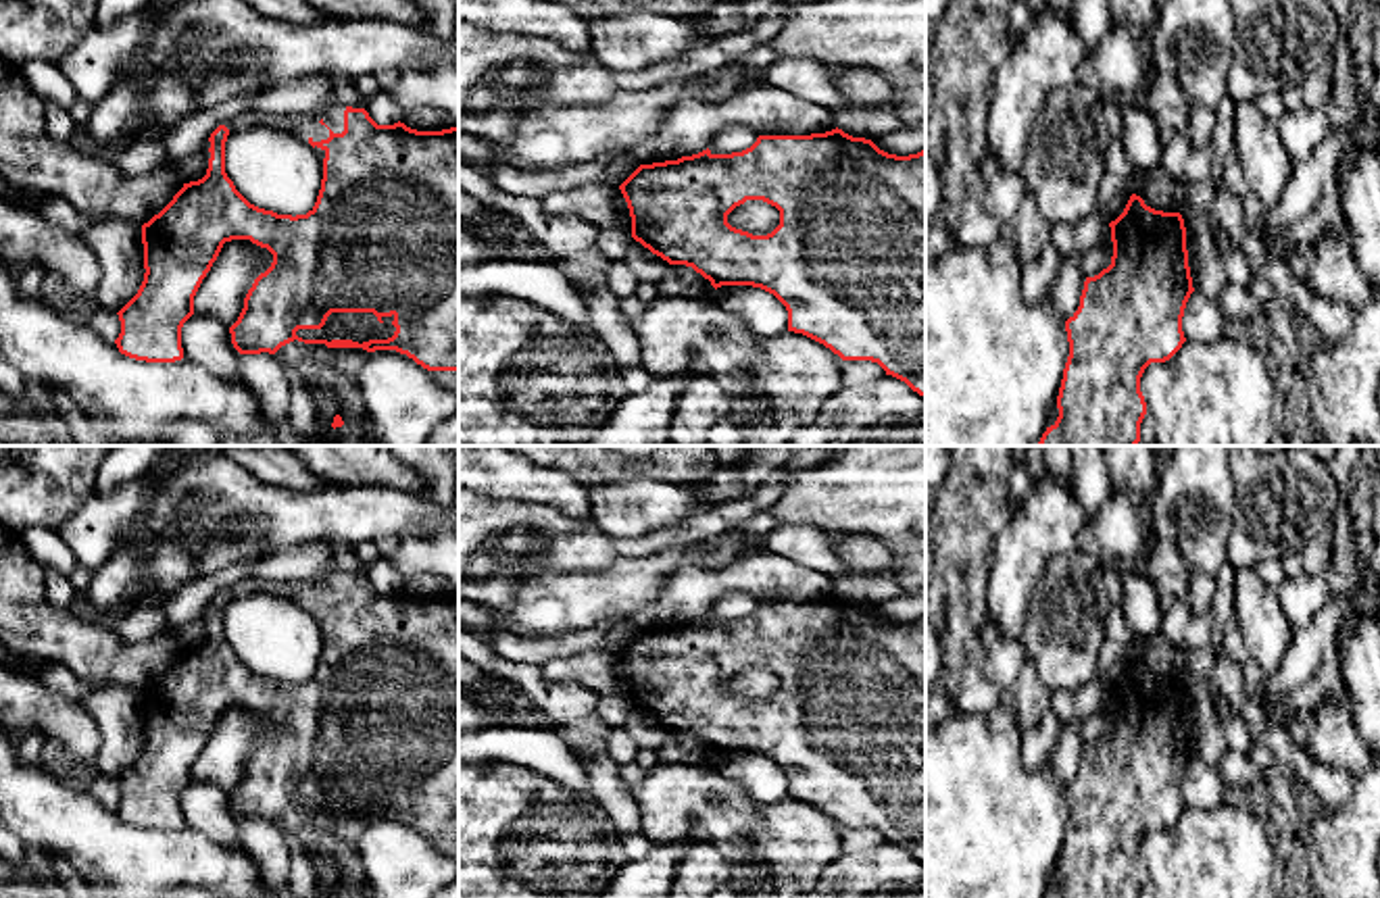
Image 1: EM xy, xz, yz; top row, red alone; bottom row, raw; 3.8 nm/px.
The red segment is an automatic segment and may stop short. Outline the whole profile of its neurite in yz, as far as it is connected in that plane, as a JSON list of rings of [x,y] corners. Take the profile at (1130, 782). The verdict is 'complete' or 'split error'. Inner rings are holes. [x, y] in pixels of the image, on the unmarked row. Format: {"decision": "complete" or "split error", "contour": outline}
{"decision": "complete", "contour": [[[1132,660],[1109,694],[1111,731],[1086,744],[1080,773],[1065,788],[1069,823],[1057,863],[1059,883],[1046,898],[1140,898],[1147,881],[1140,858],[1144,835],[1169,827],[1186,808],[1182,783],[1194,754],[1182,681],[1155,677]]]}

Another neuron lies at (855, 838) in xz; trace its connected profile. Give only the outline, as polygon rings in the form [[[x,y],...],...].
[[[842,827],[842,844],[846,852],[871,850],[884,844],[886,838],[871,827]]]

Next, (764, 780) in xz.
[[[721,752],[715,756],[715,763],[728,779],[742,783],[746,792],[763,804],[788,798],[786,773],[761,754]]]

